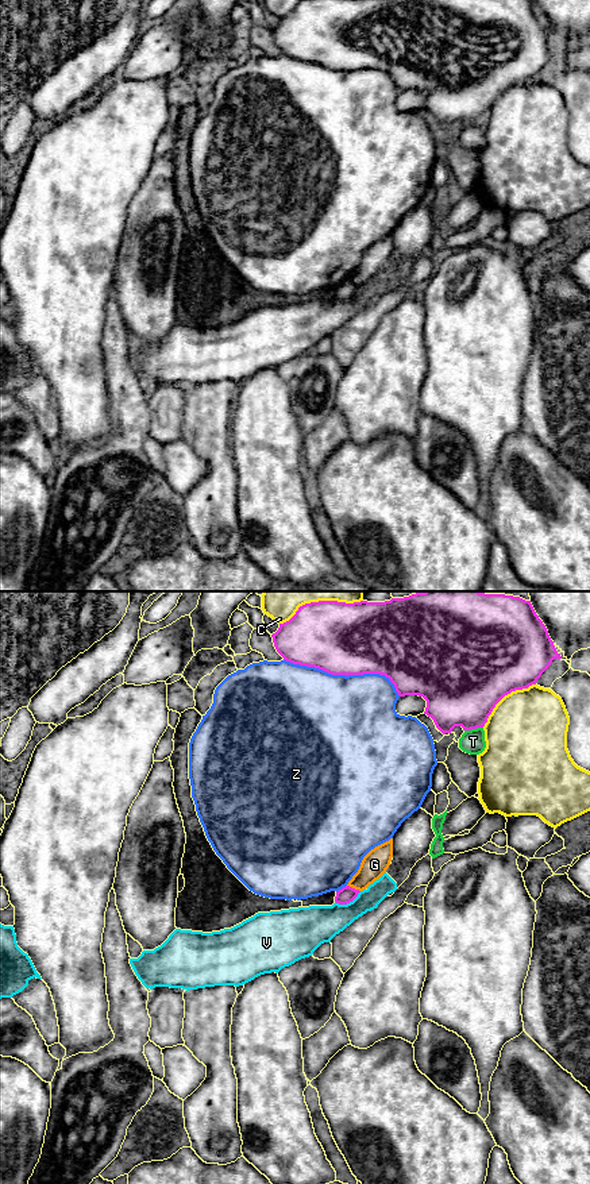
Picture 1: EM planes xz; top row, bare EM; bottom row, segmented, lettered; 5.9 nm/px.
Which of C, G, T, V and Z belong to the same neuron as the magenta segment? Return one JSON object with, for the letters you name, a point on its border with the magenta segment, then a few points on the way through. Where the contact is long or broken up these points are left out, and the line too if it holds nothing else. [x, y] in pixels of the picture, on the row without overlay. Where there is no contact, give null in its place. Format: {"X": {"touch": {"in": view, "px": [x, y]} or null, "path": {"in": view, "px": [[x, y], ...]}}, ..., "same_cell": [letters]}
{"same_cell": []}

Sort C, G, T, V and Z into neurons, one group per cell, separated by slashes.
C / G / T / V / Z

